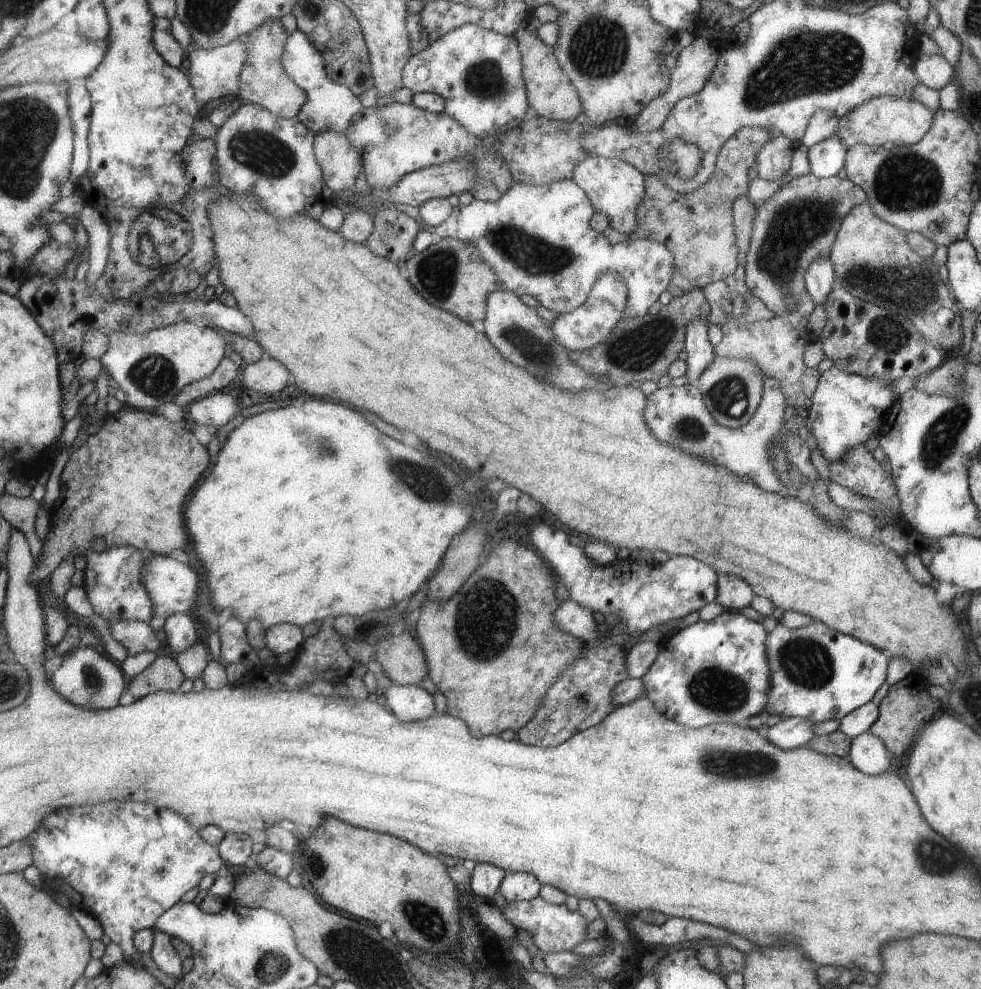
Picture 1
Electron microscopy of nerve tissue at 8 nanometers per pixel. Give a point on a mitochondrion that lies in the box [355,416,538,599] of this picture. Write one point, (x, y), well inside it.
(424, 486)

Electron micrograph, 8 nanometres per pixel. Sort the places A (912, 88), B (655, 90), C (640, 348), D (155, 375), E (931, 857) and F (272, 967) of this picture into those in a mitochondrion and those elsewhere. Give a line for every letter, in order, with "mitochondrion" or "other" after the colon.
A: other
B: other
C: mitochondrion
D: mitochondrion
E: mitochondrion
F: mitochondrion

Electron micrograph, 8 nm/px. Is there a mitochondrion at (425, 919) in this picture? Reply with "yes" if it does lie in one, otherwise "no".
yes

